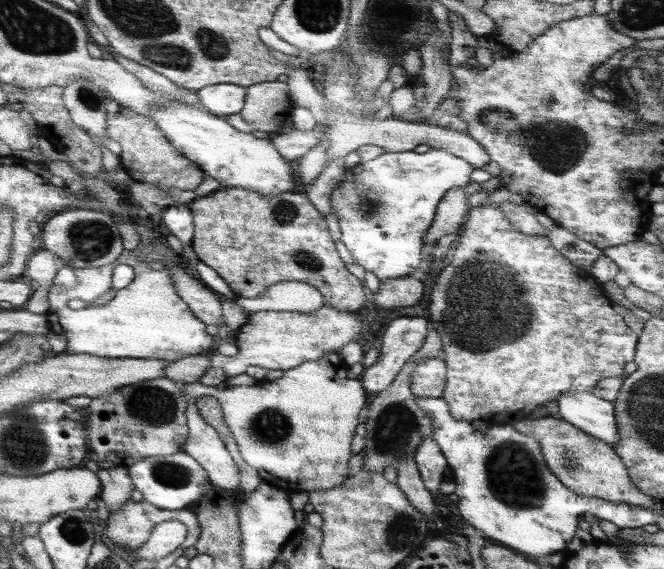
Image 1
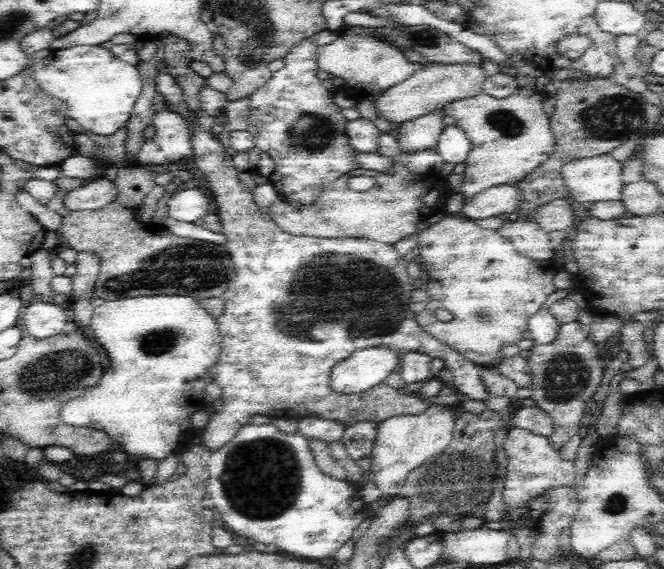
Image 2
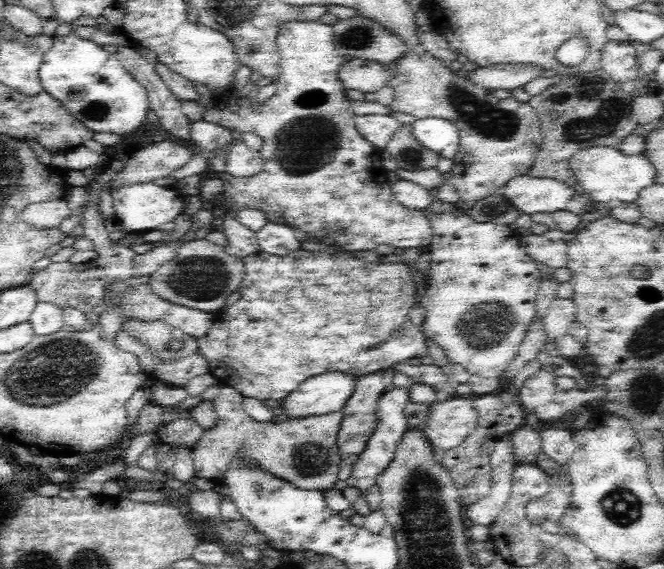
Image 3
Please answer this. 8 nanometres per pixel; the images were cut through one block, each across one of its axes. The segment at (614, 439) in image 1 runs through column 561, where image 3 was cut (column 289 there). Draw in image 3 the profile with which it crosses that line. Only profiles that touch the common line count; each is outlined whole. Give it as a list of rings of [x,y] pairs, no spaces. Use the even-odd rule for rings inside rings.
[[[342,373],[320,374],[308,378],[292,390],[274,410],[276,419],[295,423],[302,418],[322,417],[340,411],[353,391],[356,377]]]

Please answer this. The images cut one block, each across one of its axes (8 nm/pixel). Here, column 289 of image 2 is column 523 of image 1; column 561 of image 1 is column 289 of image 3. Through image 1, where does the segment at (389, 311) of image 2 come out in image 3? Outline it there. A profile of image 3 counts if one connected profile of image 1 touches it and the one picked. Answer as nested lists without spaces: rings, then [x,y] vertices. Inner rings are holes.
[[[300,250],[291,256],[278,257],[259,251],[249,255],[246,260],[246,277],[242,287],[237,291],[238,301],[222,314],[215,318],[210,332],[197,341],[200,353],[209,361],[211,370],[209,373],[218,381],[218,385],[230,385],[244,397],[280,401],[292,390],[296,390],[300,383],[320,374],[342,373],[358,377],[378,370],[391,369],[394,364],[405,363],[410,358],[422,358],[426,356],[426,336],[421,327],[413,325],[409,321],[410,310],[418,304],[416,296],[417,280],[411,275],[404,264],[362,264],[345,254],[330,251],[327,253],[312,253]]]

